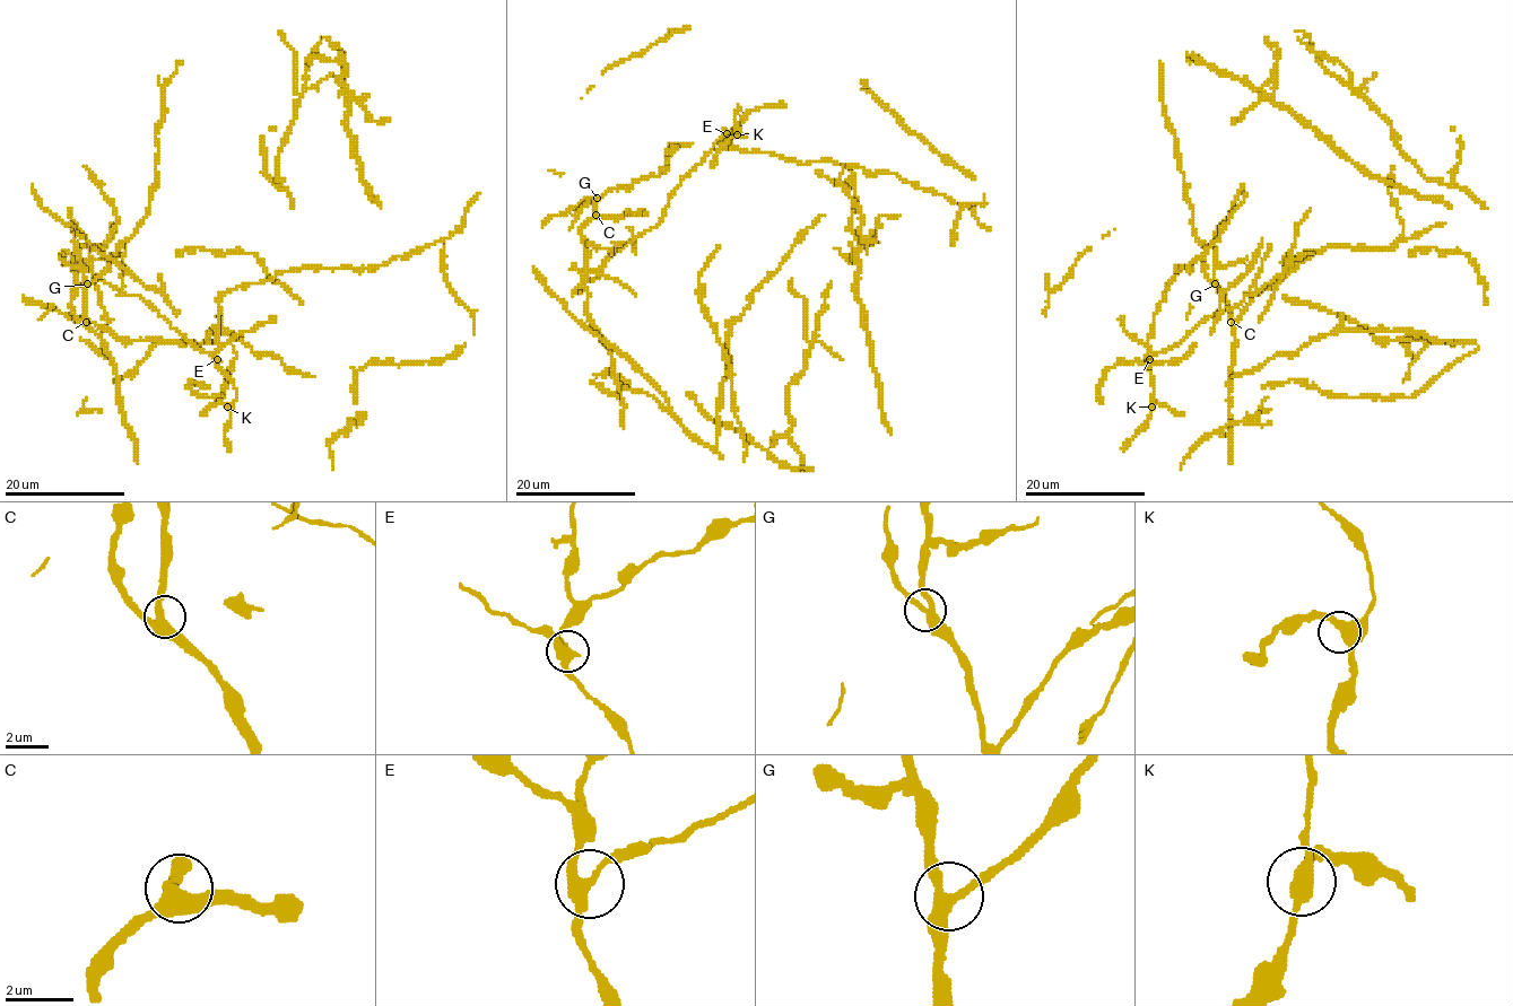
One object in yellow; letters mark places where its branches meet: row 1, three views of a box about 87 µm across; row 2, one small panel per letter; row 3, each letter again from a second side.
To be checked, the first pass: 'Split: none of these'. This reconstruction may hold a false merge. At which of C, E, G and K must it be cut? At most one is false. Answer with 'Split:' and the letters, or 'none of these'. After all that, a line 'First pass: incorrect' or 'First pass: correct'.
Split: E
First pass: incorrect

